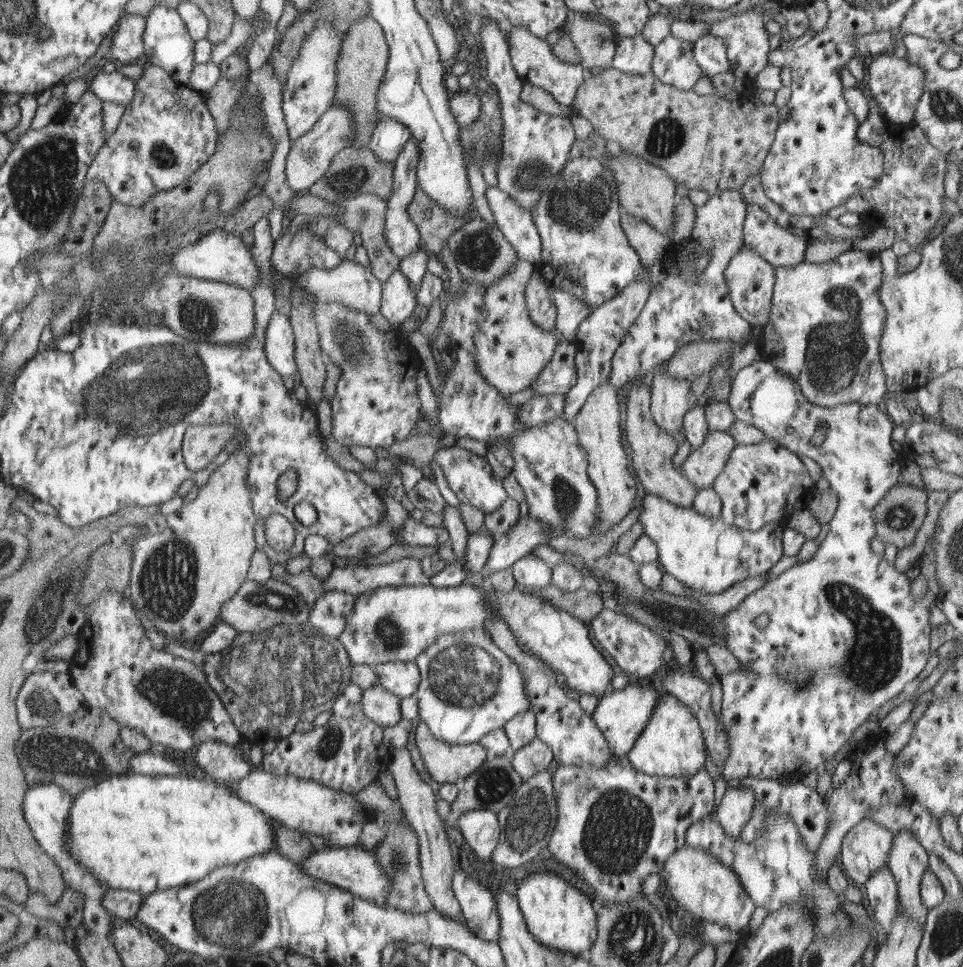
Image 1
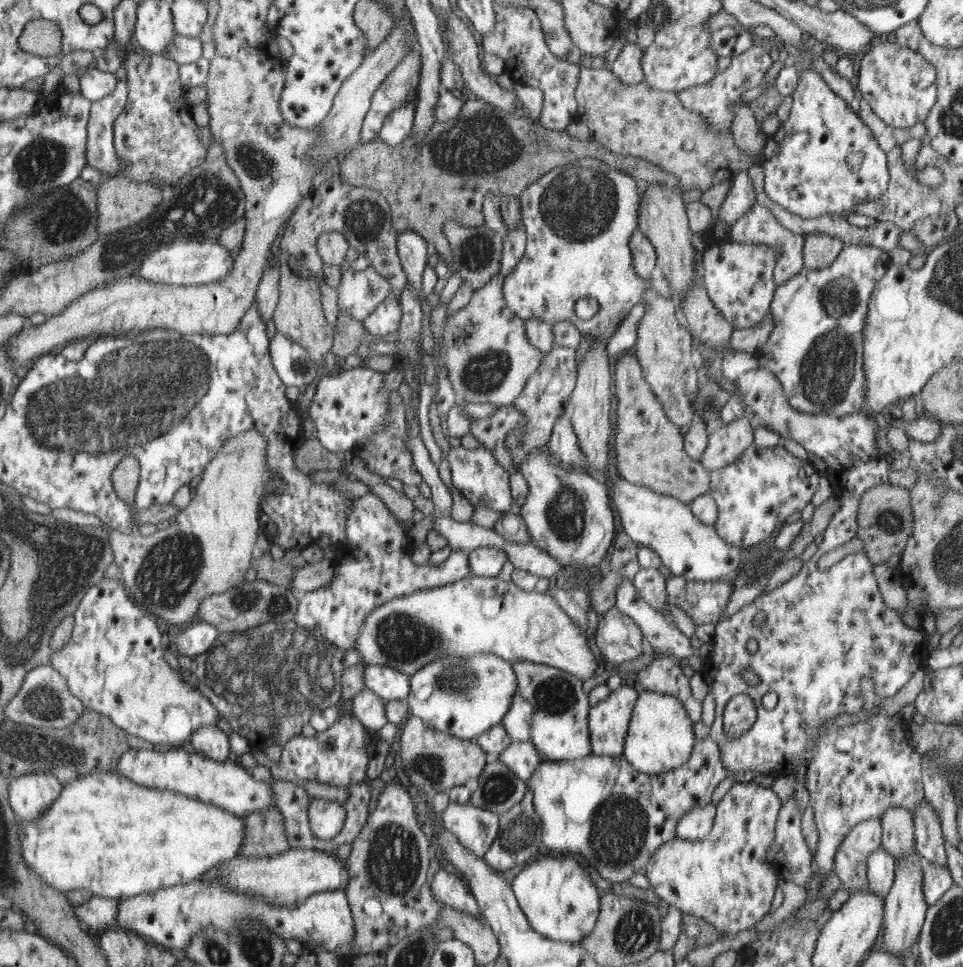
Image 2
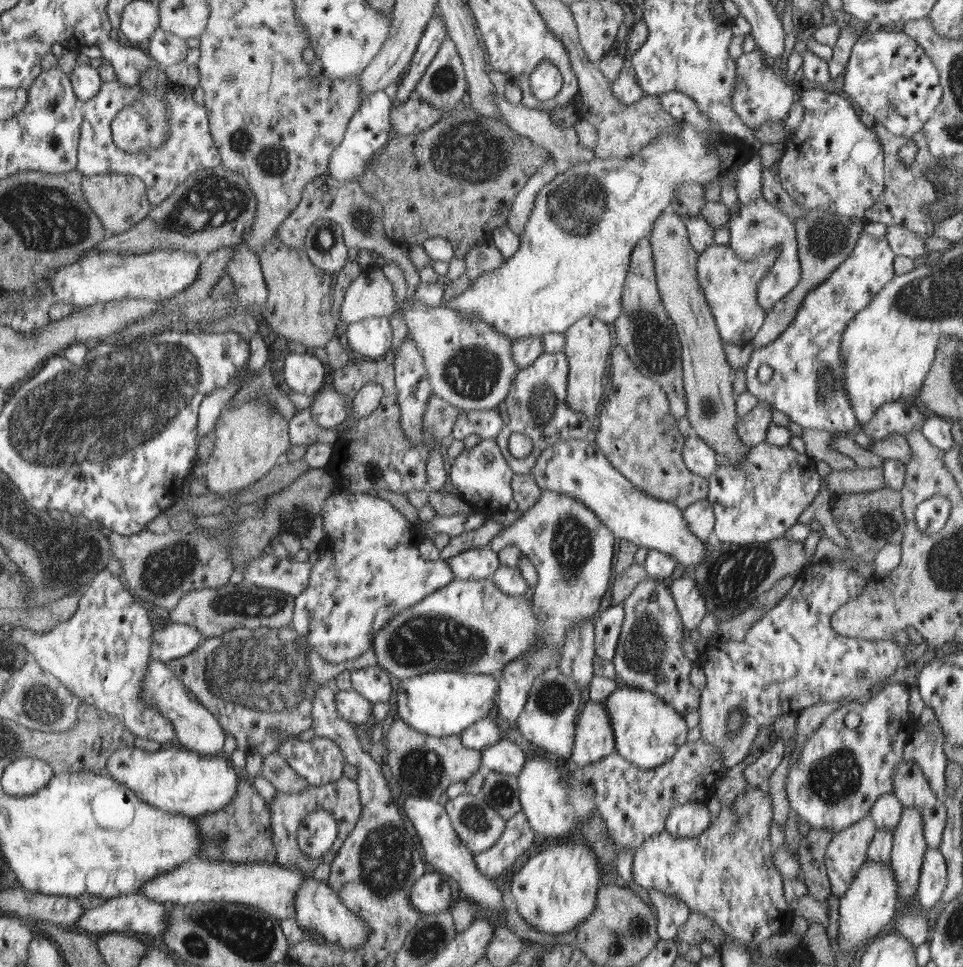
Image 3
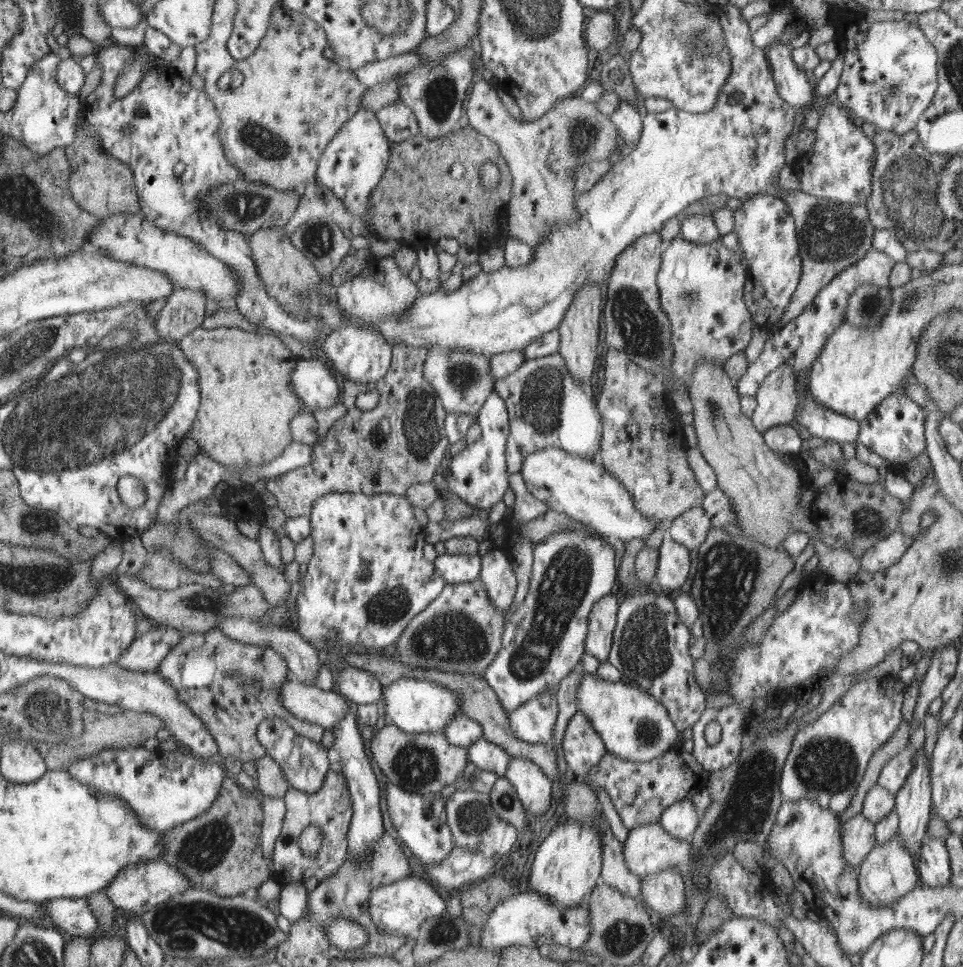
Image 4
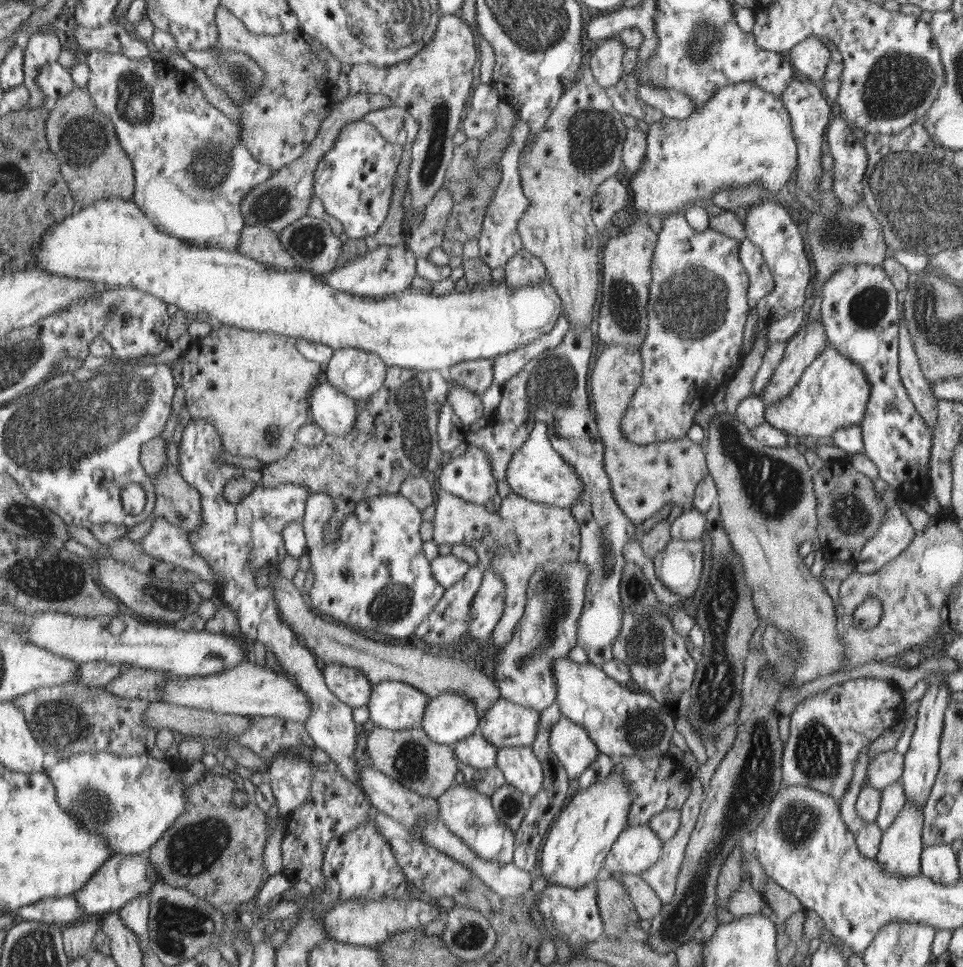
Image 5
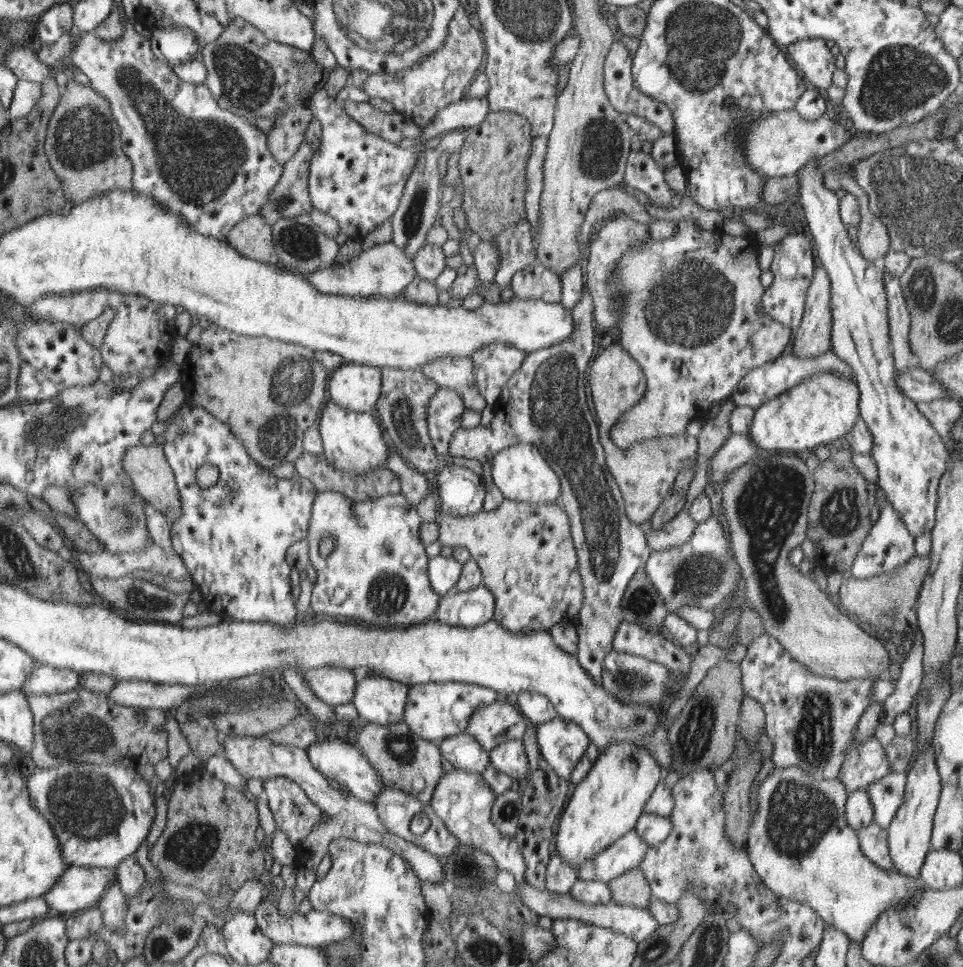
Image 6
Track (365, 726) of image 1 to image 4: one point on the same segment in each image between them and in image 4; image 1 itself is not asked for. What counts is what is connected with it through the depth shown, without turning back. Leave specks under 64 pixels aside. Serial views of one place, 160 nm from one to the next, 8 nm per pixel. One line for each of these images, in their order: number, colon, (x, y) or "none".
2: (338, 756)
3: (320, 760)
4: (304, 762)

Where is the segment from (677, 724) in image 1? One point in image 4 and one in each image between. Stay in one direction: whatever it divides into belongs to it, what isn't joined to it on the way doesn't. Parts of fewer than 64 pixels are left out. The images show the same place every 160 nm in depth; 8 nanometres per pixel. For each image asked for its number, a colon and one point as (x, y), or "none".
2: (659, 738)
3: (647, 732)
4: (633, 725)

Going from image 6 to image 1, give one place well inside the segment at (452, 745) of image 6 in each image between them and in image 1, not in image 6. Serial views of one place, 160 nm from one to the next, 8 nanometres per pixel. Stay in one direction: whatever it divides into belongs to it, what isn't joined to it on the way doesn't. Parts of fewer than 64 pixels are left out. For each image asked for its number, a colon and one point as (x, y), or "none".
1: (535, 756)
2: (522, 757)
3: (505, 756)
4: (486, 755)
5: (476, 751)

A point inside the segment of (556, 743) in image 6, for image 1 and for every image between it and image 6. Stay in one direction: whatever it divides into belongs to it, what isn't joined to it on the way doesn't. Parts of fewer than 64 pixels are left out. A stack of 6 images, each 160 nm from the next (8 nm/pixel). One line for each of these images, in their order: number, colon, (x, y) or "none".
1: (621, 715)
2: (608, 720)
3: (594, 739)
4: (583, 748)
5: (571, 744)

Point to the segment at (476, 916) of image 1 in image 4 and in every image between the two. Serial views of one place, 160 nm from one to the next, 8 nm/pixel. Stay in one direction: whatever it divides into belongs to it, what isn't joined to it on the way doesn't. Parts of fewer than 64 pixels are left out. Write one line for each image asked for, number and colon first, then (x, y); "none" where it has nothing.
2: (450, 888)
3: (431, 894)
4: (401, 908)

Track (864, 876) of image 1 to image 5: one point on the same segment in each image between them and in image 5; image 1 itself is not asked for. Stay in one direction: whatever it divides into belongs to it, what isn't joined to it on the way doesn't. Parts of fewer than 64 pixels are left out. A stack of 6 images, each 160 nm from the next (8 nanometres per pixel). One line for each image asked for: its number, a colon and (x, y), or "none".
2: (850, 861)
3: (847, 851)
4: (858, 834)
5: (867, 835)

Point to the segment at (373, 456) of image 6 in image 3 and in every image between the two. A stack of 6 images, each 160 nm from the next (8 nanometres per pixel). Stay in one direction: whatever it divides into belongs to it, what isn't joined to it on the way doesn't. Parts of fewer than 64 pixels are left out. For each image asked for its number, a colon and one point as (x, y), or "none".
3: (304, 373)
4: (319, 387)
5: (335, 413)

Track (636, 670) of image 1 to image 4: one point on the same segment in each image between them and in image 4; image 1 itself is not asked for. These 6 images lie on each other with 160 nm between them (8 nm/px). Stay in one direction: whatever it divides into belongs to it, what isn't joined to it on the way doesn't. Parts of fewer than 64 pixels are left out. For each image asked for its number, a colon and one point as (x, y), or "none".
2: (618, 638)
3: (607, 628)
4: (603, 618)

